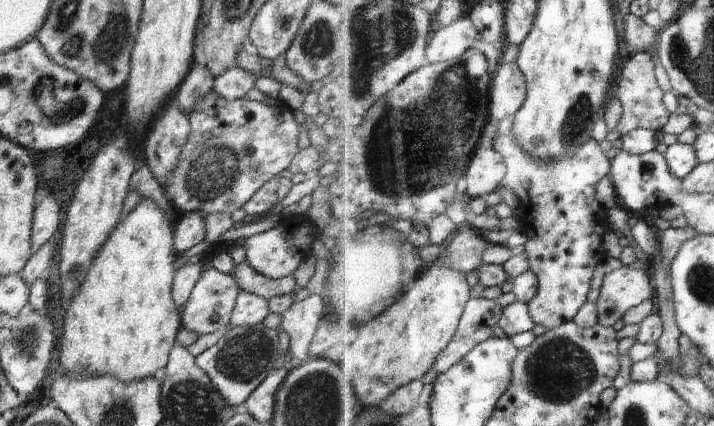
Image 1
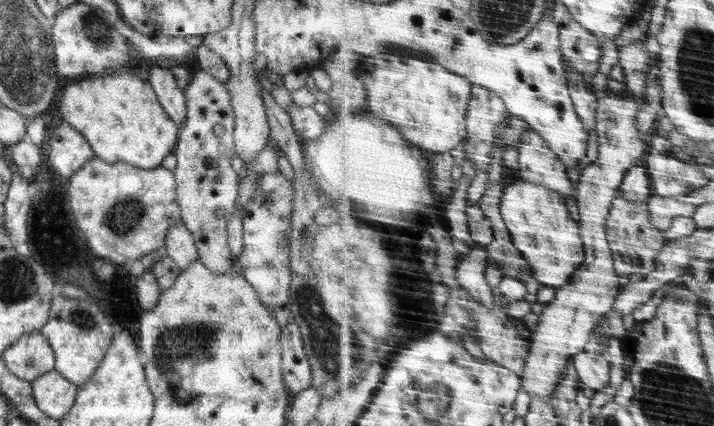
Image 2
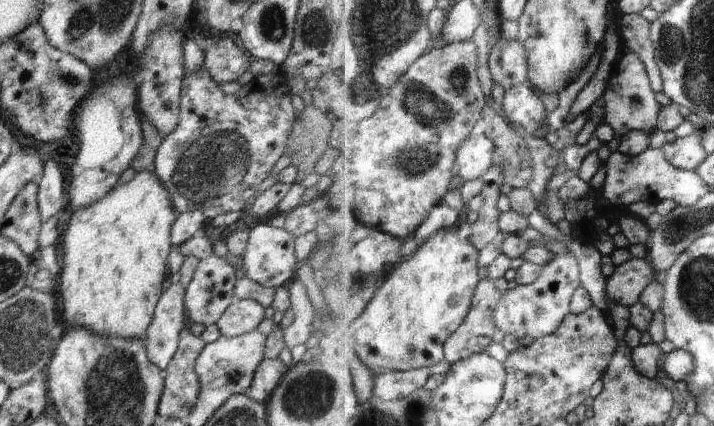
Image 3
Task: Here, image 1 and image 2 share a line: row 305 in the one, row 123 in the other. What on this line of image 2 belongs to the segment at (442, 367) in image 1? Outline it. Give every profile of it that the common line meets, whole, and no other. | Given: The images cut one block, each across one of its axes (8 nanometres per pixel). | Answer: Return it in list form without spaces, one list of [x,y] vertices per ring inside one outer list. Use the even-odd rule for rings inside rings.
[[[475,84],[468,112],[467,157],[475,164],[476,173],[487,172],[492,164],[496,128],[510,116],[506,101],[486,88]]]

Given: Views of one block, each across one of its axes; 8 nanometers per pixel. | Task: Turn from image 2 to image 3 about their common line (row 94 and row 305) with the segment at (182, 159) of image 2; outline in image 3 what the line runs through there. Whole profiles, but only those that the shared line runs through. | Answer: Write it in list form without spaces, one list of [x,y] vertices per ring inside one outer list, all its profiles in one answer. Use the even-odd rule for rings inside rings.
[[[212,254],[202,259],[196,267],[192,280],[185,288],[187,322],[200,323],[205,327],[216,324],[234,301],[233,294],[237,279],[235,268],[225,258]]]

